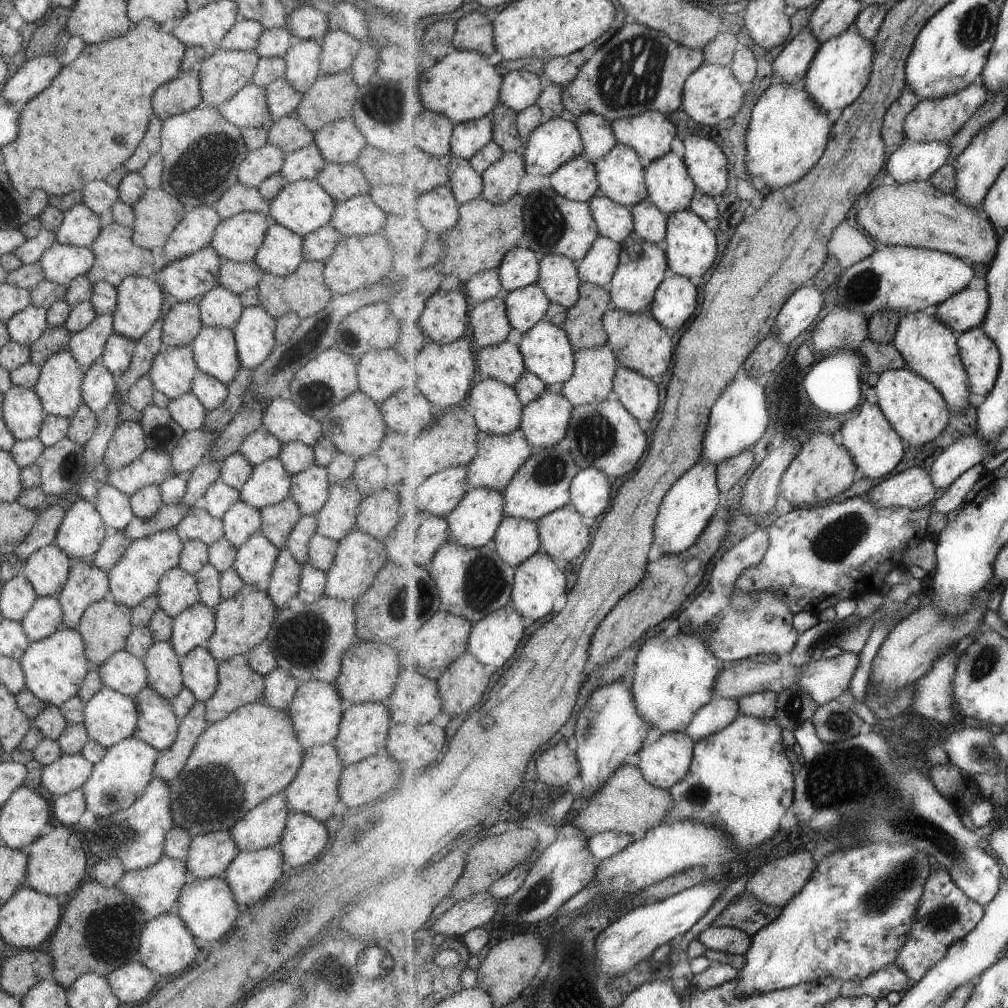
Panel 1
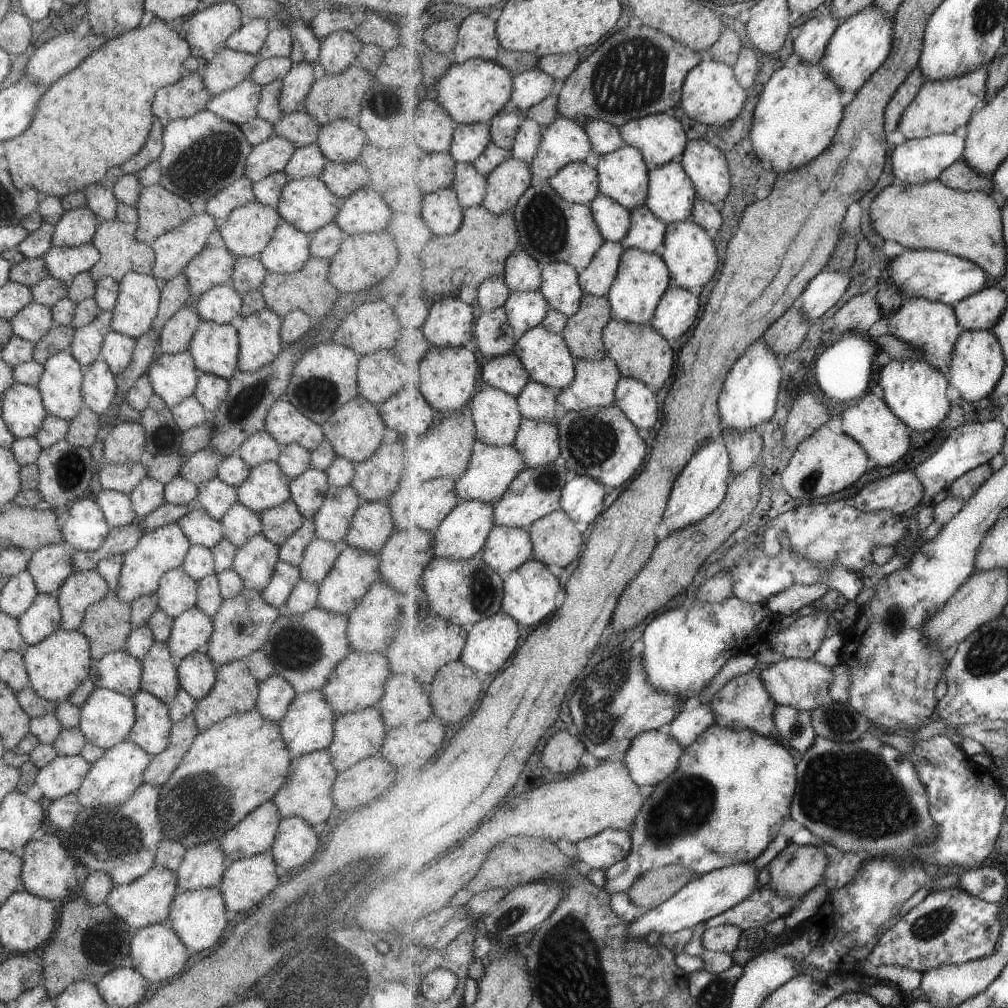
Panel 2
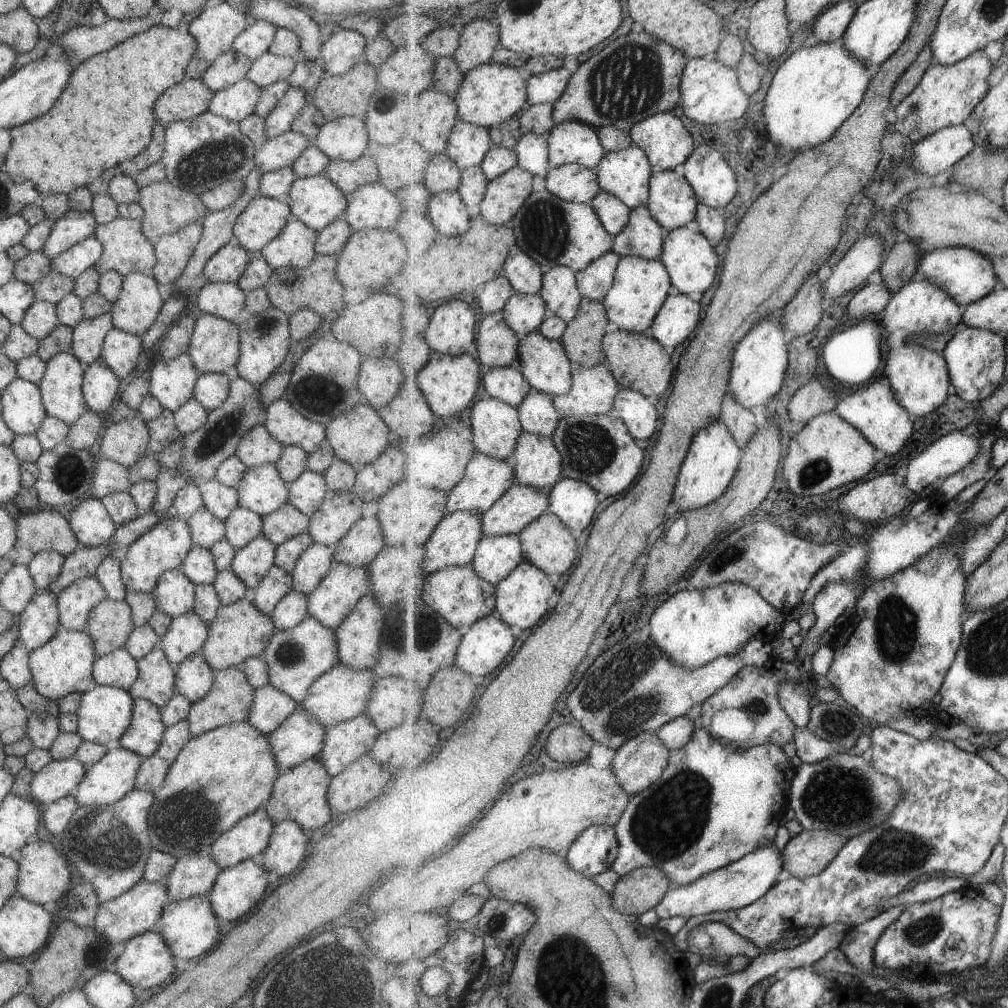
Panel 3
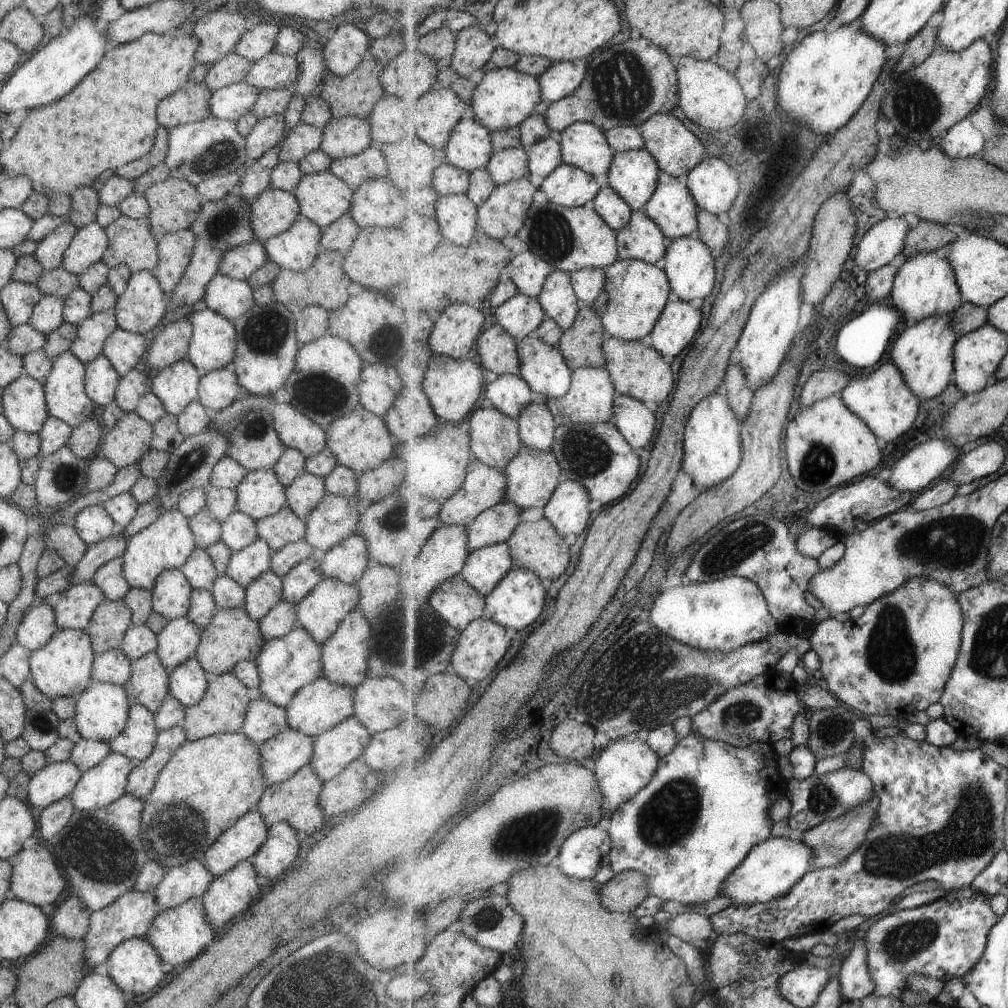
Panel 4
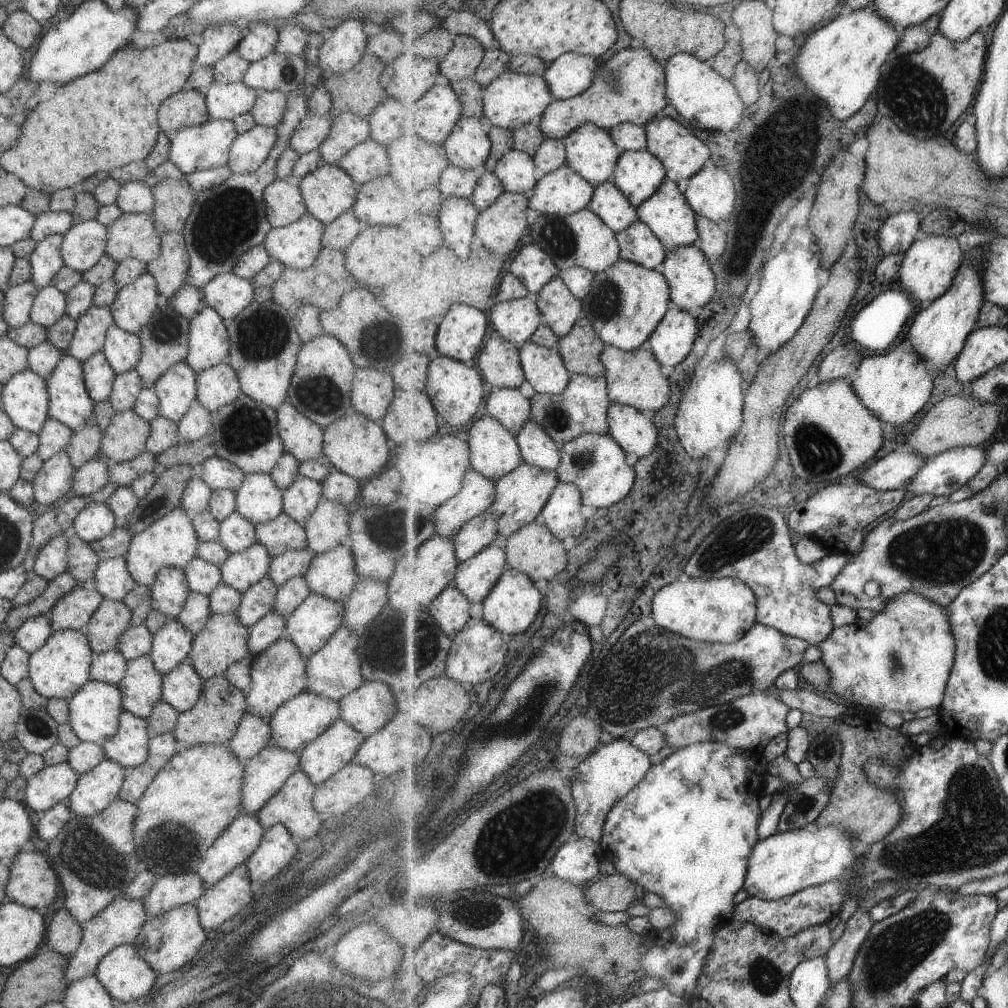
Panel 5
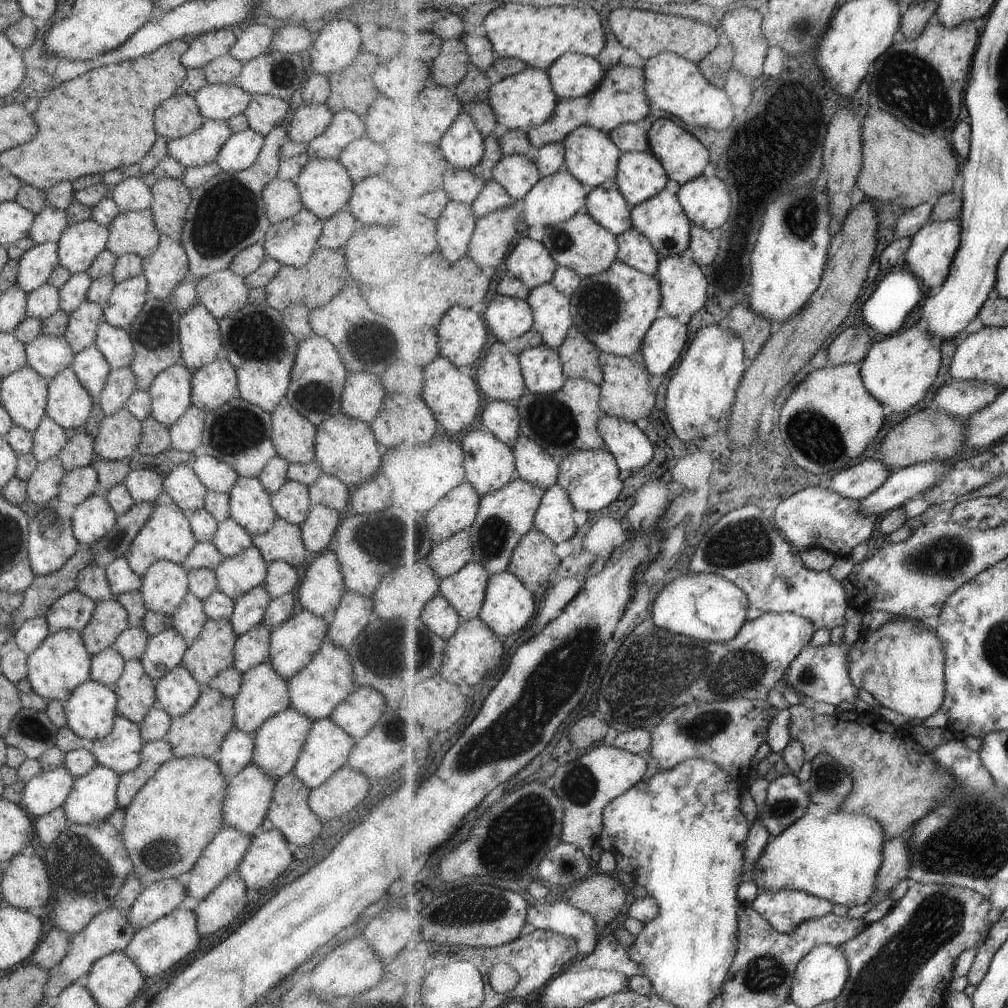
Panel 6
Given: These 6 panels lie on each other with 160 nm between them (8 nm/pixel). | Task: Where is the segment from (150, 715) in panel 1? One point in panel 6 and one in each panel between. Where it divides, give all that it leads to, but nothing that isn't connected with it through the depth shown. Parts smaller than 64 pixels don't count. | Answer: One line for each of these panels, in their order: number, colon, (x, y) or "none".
2: (150, 731)
3: (142, 737)
4: (135, 742)
5: (127, 747)
6: (119, 751)

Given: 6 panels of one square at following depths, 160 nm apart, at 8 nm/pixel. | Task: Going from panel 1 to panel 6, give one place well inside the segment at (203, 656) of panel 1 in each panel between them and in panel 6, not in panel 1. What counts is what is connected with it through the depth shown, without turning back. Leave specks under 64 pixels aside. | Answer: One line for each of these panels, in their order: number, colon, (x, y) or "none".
2: (195, 673)
3: (193, 677)
4: (187, 682)
5: (180, 688)
6: (176, 691)

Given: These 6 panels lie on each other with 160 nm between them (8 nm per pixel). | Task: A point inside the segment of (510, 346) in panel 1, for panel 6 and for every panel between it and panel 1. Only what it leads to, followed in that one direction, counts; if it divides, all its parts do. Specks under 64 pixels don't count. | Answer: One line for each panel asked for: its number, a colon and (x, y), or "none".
2: (507, 372)
3: (508, 384)
4: (510, 393)
5: (510, 406)
6: (501, 418)

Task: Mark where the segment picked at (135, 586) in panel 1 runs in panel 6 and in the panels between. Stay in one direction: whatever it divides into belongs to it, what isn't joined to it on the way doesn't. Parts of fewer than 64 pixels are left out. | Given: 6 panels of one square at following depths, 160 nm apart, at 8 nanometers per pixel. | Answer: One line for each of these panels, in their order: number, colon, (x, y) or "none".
2: (162, 548)
3: (163, 547)
4: (166, 543)
5: (169, 541)
6: (166, 535)

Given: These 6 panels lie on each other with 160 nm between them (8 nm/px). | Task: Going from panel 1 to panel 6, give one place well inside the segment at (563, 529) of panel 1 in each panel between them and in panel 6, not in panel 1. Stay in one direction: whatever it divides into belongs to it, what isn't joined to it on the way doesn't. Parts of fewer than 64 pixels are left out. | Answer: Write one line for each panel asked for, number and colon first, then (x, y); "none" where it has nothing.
2: (557, 540)
3: (548, 543)
4: (537, 546)
5: (534, 551)
6: (534, 561)

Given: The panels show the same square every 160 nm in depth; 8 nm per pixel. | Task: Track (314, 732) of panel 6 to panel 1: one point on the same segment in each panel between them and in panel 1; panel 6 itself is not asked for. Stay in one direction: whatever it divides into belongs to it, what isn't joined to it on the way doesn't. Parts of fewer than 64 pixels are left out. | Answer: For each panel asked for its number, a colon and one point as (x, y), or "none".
1: (362, 730)
2: (356, 735)
3: (343, 743)
4: (332, 750)
5: (328, 753)

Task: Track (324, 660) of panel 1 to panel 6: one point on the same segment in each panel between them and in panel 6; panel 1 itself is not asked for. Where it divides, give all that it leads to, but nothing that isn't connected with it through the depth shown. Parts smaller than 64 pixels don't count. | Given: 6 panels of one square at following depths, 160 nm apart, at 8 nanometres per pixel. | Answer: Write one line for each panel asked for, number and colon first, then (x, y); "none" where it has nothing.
2: (304, 649)
3: (295, 657)
4: (285, 664)
5: (278, 673)
6: (262, 694)

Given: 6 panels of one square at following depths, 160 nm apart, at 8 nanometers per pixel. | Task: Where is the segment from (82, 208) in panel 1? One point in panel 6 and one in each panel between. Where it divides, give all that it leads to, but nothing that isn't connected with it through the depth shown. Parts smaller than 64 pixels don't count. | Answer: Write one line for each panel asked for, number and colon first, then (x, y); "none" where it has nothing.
2: (76, 227)
3: (73, 226)
4: (48, 252)
5: (44, 260)
6: (34, 266)

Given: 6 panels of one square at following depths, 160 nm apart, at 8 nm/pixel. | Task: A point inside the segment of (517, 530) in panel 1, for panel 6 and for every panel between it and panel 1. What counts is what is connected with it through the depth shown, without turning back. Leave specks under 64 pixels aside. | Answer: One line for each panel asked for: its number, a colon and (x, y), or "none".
2: (508, 548)
3: (496, 557)
4: (486, 567)
5: (476, 578)
6: (466, 590)

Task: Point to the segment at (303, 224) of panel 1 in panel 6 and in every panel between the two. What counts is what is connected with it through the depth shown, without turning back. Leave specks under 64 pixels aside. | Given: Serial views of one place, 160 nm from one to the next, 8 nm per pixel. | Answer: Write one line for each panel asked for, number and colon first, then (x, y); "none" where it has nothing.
2: (305, 203)
3: (314, 201)
4: (321, 197)
5: (326, 192)
6: (323, 185)

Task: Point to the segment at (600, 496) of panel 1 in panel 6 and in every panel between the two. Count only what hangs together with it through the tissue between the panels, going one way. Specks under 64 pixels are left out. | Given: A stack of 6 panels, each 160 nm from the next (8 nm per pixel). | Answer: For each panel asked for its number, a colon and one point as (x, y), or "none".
2: (583, 498)
3: (575, 502)
4: (568, 509)
5: (562, 515)
6: (555, 518)

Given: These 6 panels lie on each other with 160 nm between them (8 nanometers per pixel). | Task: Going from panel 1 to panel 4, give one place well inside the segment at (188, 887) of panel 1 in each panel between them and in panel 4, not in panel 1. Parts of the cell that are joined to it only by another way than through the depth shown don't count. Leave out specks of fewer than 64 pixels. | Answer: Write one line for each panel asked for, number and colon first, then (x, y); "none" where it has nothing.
2: (197, 916)
3: (189, 927)
4: (177, 934)

